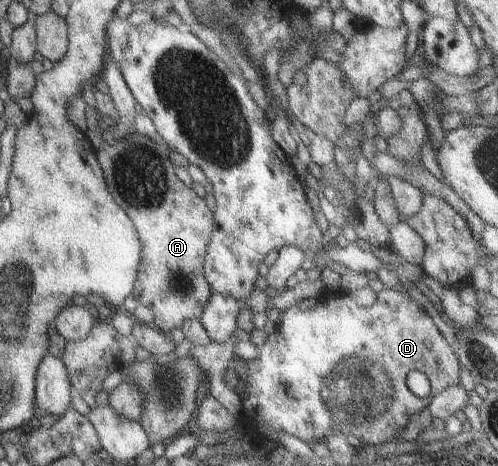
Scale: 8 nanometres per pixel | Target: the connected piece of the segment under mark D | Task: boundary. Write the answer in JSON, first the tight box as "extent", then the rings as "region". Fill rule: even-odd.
{"extent":[240,287,459,448],"region":[[[383,287],[376,294],[371,306],[357,306],[349,298],[347,292],[340,290],[337,296],[331,296],[331,298],[322,302],[317,302],[309,310],[299,310],[297,306],[291,305],[285,308],[280,315],[281,318],[279,318],[277,328],[271,334],[267,335],[263,345],[257,348],[257,358],[251,360],[251,362],[245,362],[245,369],[247,369],[247,375],[243,377],[245,394],[240,396],[241,404],[243,404],[243,412],[245,414],[253,414],[253,418],[251,418],[253,424],[261,424],[263,422],[267,430],[289,434],[295,438],[299,438],[299,440],[302,440],[307,445],[310,444],[310,441],[325,440],[331,434],[339,433],[343,433],[346,436],[346,440],[354,448],[362,445],[375,446],[376,444],[383,444],[383,442],[399,441],[399,436],[403,428],[405,428],[410,419],[415,418],[427,406],[434,394],[441,392],[447,386],[459,384],[457,379],[457,376],[459,376],[459,362],[455,358],[455,354],[453,354],[453,346],[443,339],[443,336],[439,333],[429,315],[427,315],[427,312],[419,306],[418,302],[411,299],[407,293],[404,294],[403,292]],[[411,370],[423,372],[427,377],[430,388],[427,396],[418,398],[407,389],[405,376]]]}

